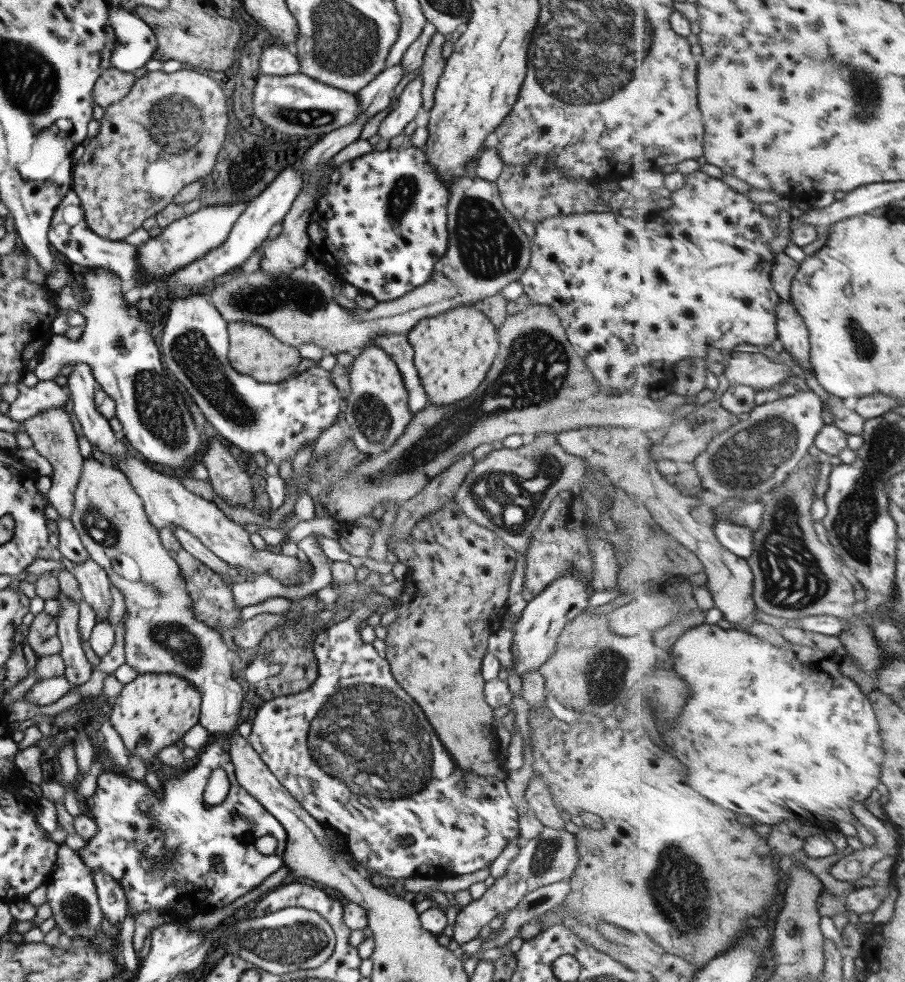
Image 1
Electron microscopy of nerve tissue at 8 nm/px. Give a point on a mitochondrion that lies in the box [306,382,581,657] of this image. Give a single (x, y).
(509, 497)

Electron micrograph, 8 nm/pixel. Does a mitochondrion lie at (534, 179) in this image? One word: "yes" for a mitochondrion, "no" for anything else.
no

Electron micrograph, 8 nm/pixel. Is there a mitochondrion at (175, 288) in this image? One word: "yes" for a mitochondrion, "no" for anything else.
no

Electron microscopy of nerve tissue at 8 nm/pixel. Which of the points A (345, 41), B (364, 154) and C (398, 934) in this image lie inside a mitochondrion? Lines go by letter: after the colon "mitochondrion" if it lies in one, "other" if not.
A: mitochondrion
B: other
C: other

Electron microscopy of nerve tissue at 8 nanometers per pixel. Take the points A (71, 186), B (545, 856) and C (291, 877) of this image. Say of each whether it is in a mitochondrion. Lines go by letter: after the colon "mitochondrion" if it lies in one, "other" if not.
A: other
B: mitochondrion
C: other

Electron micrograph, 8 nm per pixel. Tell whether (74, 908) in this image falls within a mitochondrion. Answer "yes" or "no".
yes

